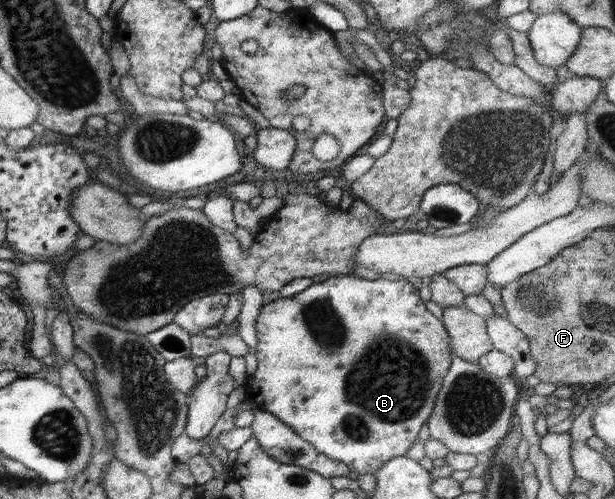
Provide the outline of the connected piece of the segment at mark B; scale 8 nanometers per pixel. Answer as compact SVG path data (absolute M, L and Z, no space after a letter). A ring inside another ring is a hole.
M354 274L343 278L324 277L318 284L308 286L302 292L289 298L277 298L269 304L262 305L255 321L257 343L254 356L256 369L248 376L245 387L251 404L262 411L273 414L281 423L288 425L302 440L309 442L320 454L345 464L348 470L359 475L374 474L380 465L396 456L405 456L412 442L417 439L418 430L428 420L434 407L436 396L440 391L442 379L451 362L451 345L442 324L425 308L418 297L418 288L408 281L363 280Z

